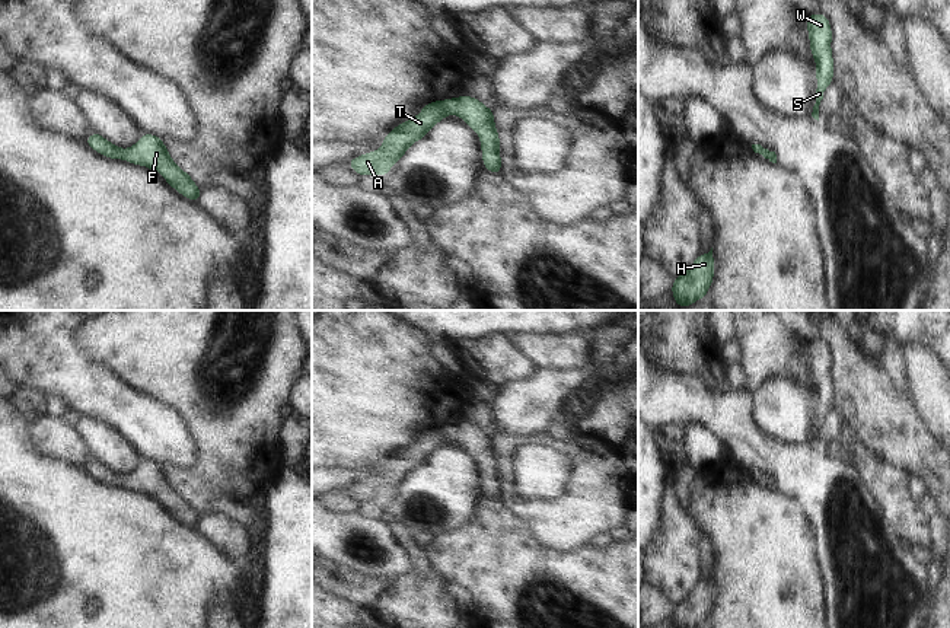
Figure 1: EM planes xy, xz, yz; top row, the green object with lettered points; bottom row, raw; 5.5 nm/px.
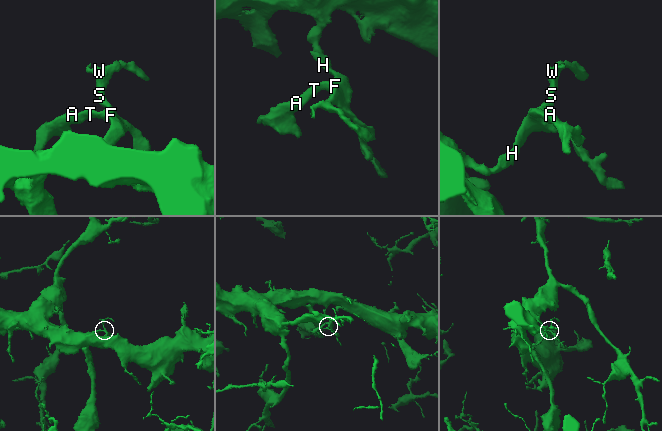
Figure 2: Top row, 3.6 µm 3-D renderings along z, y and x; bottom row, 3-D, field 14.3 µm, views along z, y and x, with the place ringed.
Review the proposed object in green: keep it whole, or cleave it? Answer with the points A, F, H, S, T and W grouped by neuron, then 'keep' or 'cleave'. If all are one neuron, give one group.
A F H S T W | keep

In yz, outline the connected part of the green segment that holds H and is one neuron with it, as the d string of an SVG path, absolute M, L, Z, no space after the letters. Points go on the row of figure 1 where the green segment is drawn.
M711 248L708 254L699 254L683 274L673 278L670 291L675 303L685 309L707 297L714 280L714 270L715 261Z

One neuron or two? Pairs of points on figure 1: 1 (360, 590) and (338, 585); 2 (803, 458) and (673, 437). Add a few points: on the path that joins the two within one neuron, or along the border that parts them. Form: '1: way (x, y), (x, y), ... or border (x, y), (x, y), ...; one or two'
1: way (354, 586), (344, 585); one
2: border (684, 427), (663, 424), (653, 430); two

